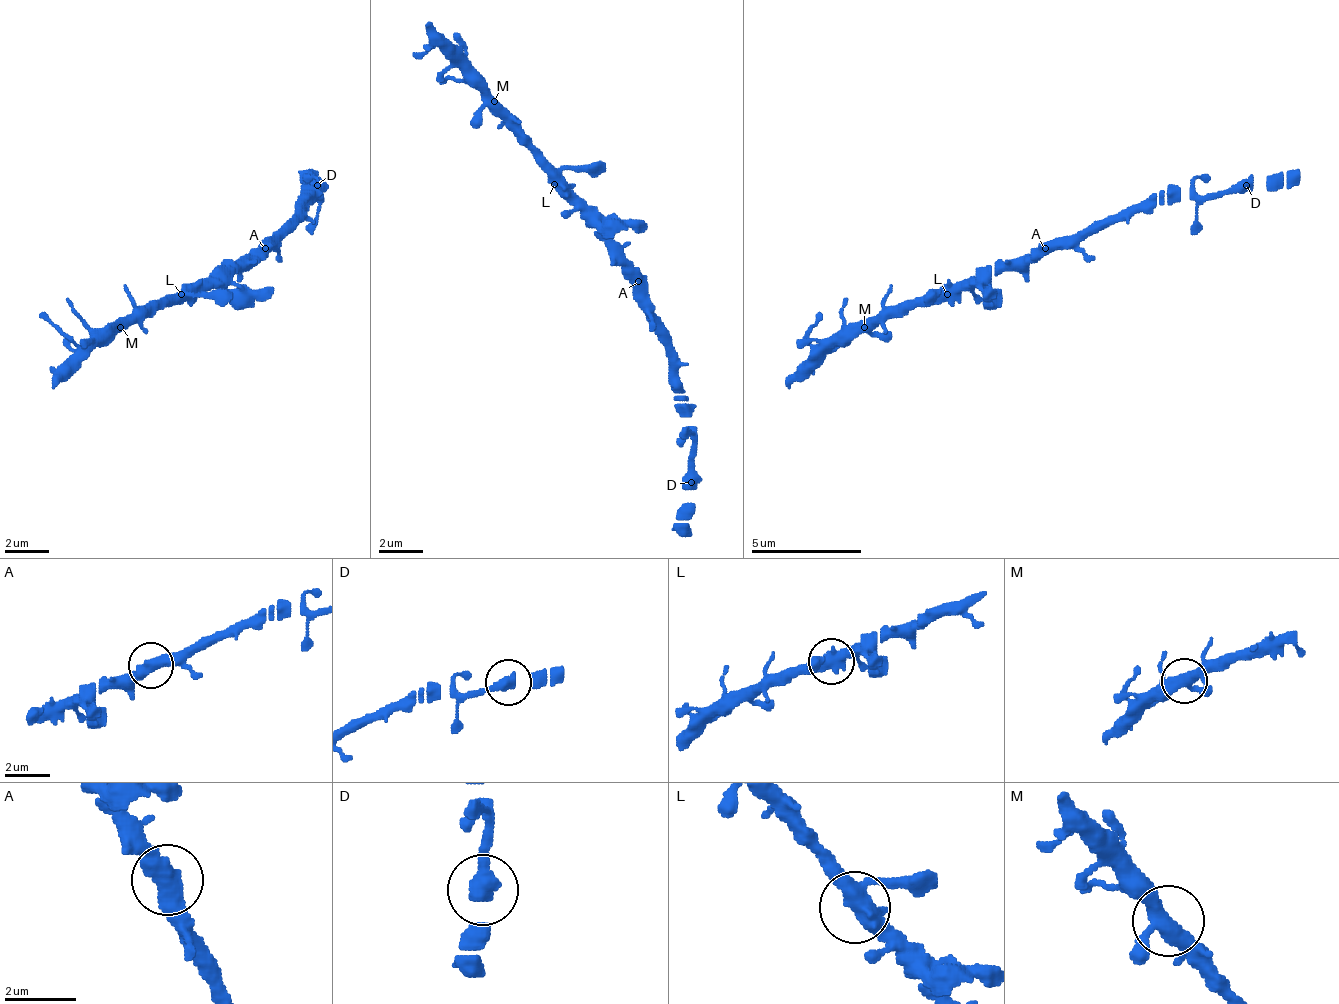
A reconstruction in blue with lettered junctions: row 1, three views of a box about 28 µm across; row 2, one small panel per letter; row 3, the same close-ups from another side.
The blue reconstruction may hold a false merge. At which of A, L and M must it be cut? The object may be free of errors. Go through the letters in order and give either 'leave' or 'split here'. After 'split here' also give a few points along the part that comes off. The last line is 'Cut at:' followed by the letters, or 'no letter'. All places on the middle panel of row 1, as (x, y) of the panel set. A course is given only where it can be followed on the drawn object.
A: leave
L: leave
M: leave
Cut at: no letter

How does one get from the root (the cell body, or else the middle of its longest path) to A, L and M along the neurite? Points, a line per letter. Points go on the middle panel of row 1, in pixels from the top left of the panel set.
A: (620, 255), (620, 266), (637, 283)
L: (620, 255), (620, 250), (554, 184)
M: (620, 255), (620, 244), (615, 233), (571, 189), (571, 184), (532, 145), (532, 139), (494, 101)

